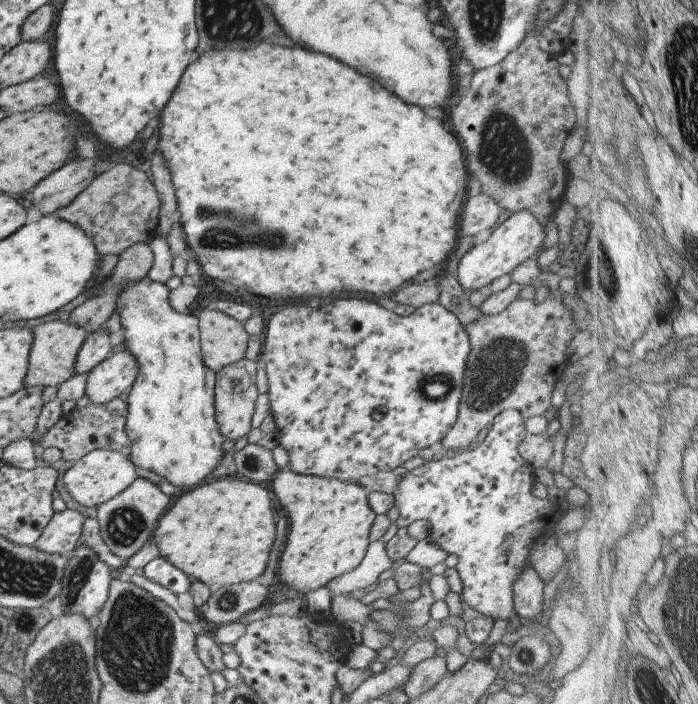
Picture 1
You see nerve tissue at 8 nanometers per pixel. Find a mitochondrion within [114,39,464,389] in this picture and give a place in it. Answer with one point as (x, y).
(222, 230)

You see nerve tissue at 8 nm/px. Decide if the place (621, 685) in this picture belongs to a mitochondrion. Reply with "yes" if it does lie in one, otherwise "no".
no

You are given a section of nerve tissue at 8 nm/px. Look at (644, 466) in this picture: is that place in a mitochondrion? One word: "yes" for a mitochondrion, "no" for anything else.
no

